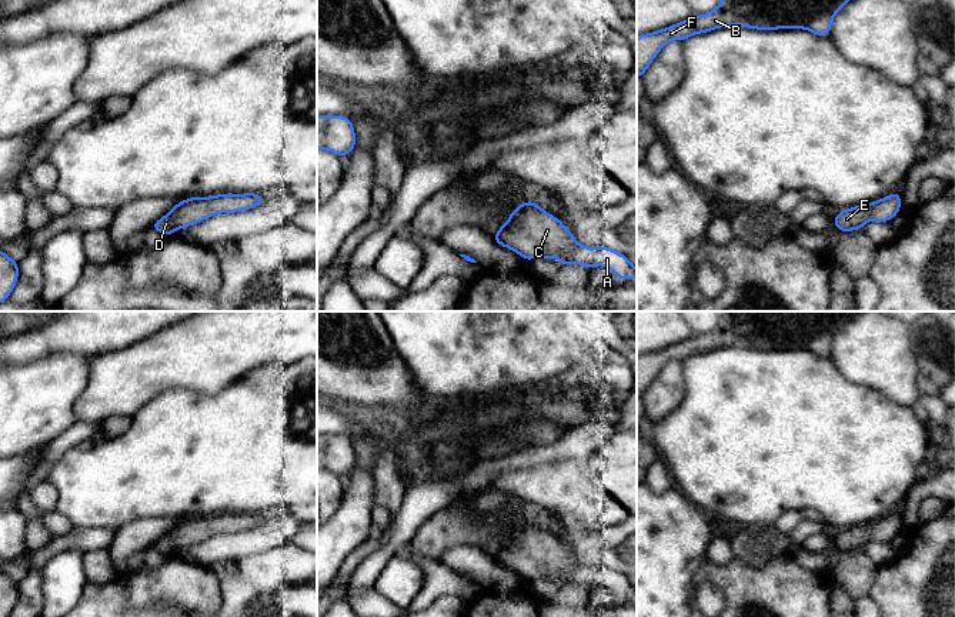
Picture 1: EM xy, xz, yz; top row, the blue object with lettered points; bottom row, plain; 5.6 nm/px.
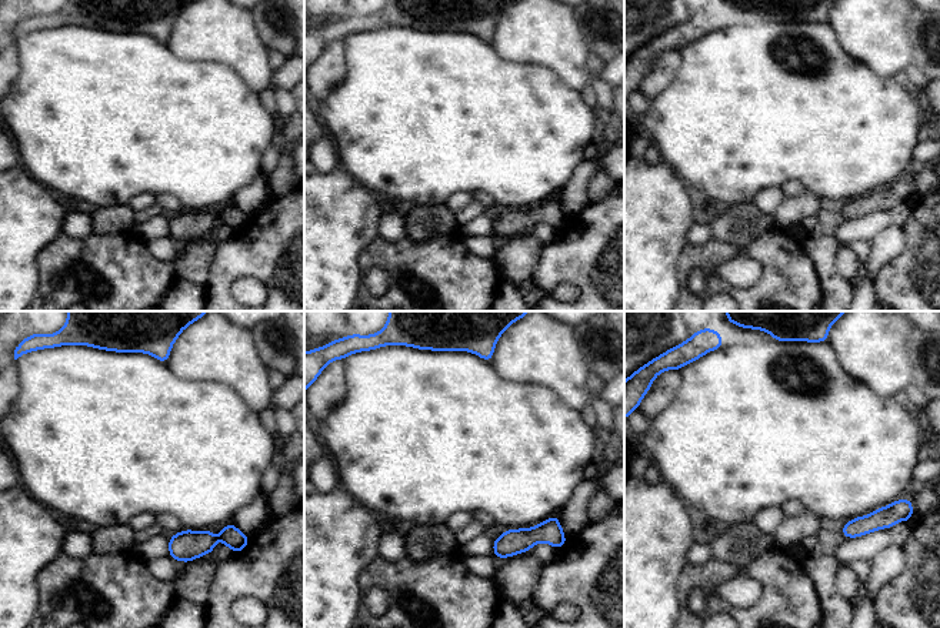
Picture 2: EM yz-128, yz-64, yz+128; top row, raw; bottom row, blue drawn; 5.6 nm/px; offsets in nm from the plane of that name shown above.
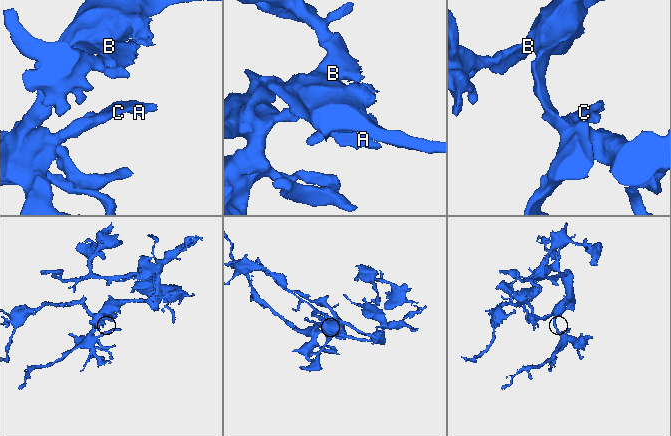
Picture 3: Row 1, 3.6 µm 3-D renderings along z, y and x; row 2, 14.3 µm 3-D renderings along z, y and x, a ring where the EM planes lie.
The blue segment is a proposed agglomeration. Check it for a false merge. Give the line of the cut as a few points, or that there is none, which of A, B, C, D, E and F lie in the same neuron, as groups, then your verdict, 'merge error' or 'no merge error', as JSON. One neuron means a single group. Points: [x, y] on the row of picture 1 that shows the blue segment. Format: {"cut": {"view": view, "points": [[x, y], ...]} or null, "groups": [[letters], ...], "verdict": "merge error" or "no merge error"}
{"cut": null, "groups": [["A", "B", "C", "D", "E", "F"]], "verdict": "no merge error"}

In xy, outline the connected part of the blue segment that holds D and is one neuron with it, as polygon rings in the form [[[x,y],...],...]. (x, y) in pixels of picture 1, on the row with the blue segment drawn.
[[[226,193],[201,199],[188,197],[178,201],[166,216],[153,223],[150,229],[170,237],[176,230],[197,224],[214,214],[246,211],[264,201],[266,199],[258,193]]]

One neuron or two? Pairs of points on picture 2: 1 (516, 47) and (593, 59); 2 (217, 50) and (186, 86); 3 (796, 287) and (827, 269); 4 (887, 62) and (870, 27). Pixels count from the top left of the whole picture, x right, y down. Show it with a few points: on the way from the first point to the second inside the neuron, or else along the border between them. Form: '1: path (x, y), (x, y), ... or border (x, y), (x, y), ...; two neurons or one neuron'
1: border (589, 53), (587, 69), (593, 74); two neurons
2: border (174, 53), (183, 59), (222, 62), (237, 76); two neurons
3: border (803, 244), (816, 271), (822, 296); two neurons
4: path (887, 53), (877, 36); one neuron

